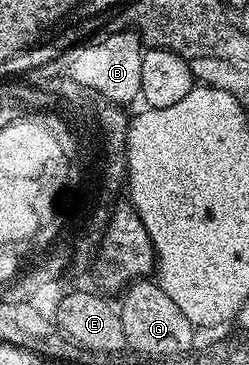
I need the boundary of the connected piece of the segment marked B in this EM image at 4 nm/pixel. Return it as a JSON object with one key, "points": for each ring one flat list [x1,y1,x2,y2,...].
{"points":[[134,29,115,31,104,39,92,38,78,47,67,47,59,59,58,70,86,88,95,89,103,101,110,104,126,105,140,98,141,61,145,50,141,36]]}

